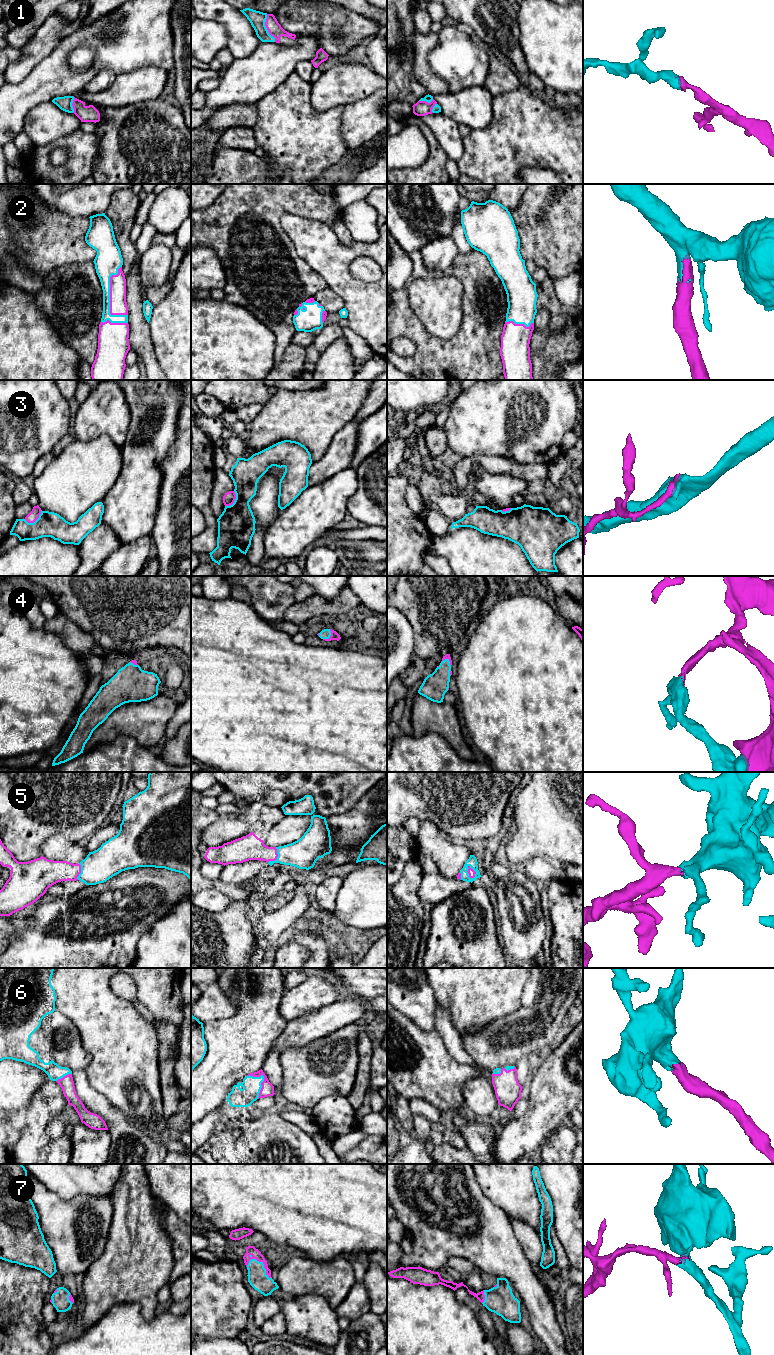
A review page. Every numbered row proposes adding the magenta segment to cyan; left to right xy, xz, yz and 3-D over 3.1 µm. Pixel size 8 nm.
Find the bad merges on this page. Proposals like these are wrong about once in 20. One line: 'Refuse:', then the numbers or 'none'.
Refuse: 3

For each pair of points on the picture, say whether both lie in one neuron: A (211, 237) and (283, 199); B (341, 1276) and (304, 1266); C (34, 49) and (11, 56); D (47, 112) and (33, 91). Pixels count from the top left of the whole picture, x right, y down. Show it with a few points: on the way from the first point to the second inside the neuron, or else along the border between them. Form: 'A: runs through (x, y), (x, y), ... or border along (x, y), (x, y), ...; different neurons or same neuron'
A: runs through (229, 223), (257, 199), (265, 199); same neuron
B: runs through (332, 1276), (313, 1275); same neuron
C: border along (20, 49), (20, 56), (10, 64); different neurons
D: border along (51, 100), (35, 105), (24, 118); different neurons

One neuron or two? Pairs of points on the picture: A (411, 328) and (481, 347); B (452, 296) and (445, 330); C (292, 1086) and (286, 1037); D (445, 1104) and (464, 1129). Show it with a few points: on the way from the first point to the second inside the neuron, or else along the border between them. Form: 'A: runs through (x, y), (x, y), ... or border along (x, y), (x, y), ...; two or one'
A: runs through (428, 344), (432, 348), (464, 348); one
B: runs through (445, 304), (445, 322); one
C: border along (310, 1042), (302, 1047), (289, 1047), (280, 1055); two
D: border along (462, 1110), (454, 1110), (449, 1113); two

